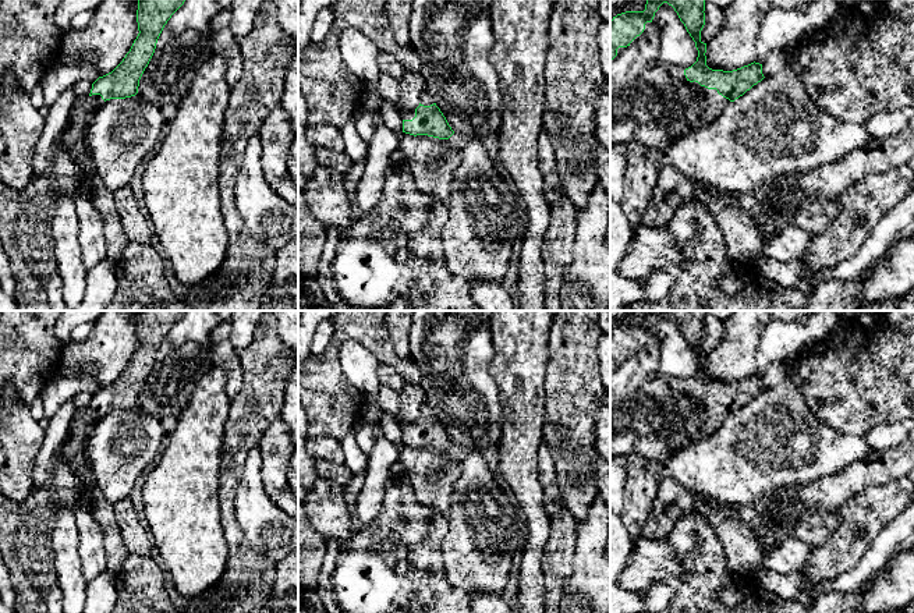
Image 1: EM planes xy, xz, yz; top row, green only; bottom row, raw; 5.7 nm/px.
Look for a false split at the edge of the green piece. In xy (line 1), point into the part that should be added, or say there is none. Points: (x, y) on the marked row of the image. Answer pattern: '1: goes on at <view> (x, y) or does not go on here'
1: goes on at xy (98, 101)

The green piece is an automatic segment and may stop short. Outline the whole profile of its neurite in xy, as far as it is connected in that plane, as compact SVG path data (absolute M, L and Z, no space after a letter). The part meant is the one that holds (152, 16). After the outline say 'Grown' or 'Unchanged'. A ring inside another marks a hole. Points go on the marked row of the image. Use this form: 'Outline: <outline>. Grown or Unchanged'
Outline: M138 0L138 36L123 61L109 74L99 77L89 96L95 111L110 99L125 99L138 93L139 79L148 67L157 39L185 0Z. Grown

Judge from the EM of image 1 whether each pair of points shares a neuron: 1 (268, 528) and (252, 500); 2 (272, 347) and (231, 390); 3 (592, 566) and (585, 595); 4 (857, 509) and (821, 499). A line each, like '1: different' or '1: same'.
1: same
2: different
3: same
4: different

